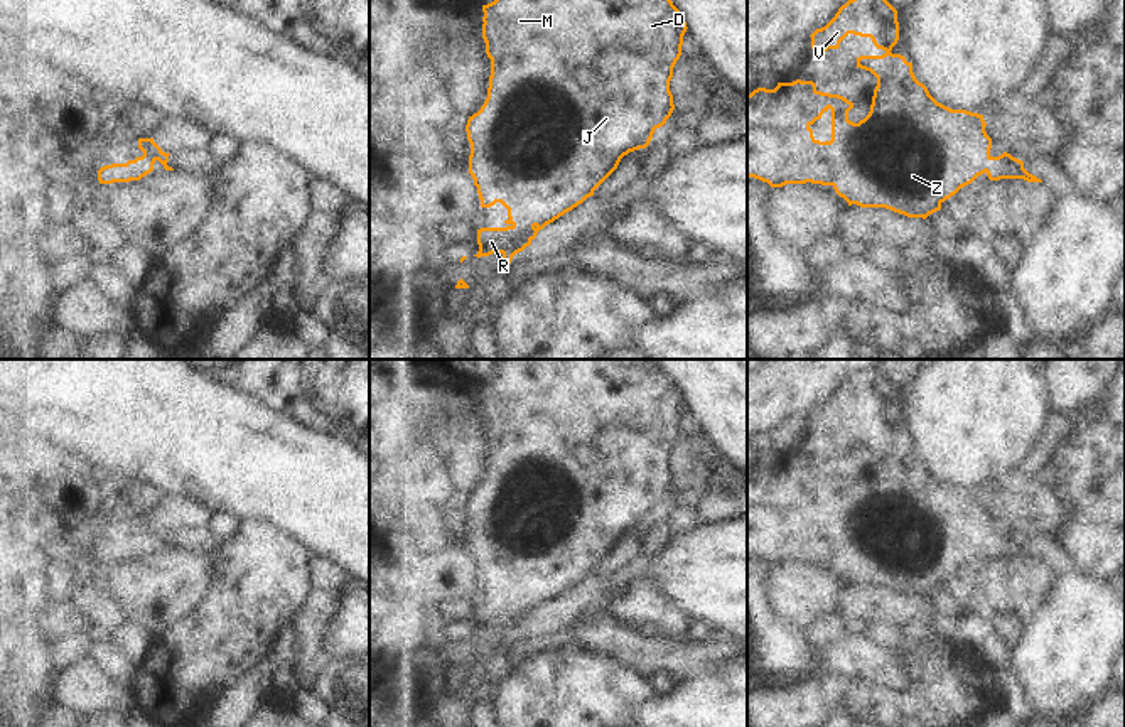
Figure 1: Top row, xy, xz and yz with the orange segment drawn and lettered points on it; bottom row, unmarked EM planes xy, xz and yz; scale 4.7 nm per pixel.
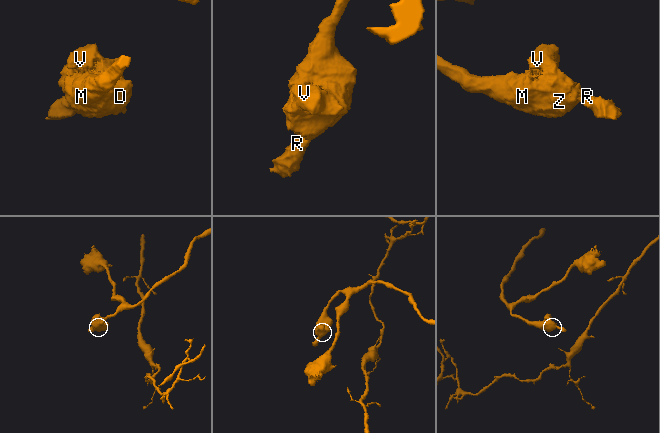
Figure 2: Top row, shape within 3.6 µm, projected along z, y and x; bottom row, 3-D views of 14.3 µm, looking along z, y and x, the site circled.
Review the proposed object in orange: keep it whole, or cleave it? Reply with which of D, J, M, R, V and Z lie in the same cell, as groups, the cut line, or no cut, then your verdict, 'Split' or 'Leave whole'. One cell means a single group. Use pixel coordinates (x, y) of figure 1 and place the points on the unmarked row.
Groups: D J M R V Z. No split. Leave whole.

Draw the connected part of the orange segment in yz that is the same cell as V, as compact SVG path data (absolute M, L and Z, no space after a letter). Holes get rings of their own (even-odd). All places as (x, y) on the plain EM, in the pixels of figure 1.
M869 369L842 383L825 405L810 413L815 434L821 434L828 427L838 427L848 412L870 415L874 423L884 428L882 434L857 435L857 445L870 449L877 455L869 493L859 501L850 499L848 489L853 481L840 472L818 469L813 459L796 457L793 460L778 460L774 467L754 467L747 472L747 555L767 560L771 565L806 560L832 563L848 584L885 585L907 595L923 597L939 589L946 577L982 552L987 552L990 558L1024 557L1027 560L1042 560L1024 547L1022 538L1010 531L1004 530L992 535L992 516L985 509L983 493L951 487L938 481L928 466L916 457L912 440L891 430L899 418L899 400L897 388L884 374ZM828 487L832 489L832 518L820 520L813 514L810 504Z

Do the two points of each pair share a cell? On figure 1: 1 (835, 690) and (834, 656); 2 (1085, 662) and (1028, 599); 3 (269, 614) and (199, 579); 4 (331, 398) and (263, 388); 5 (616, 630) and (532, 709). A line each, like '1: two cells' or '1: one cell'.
1: two cells
2: two cells
3: two cells
4: one cell
5: two cells

